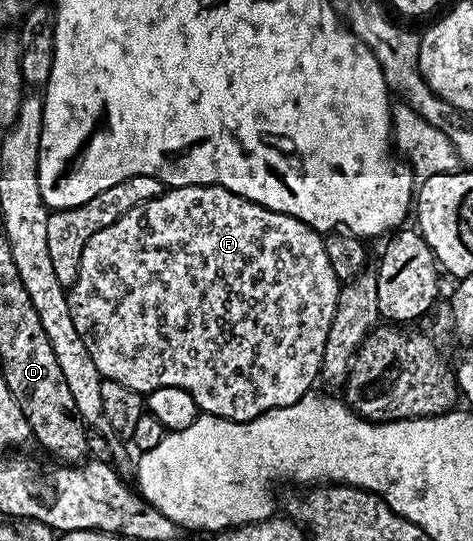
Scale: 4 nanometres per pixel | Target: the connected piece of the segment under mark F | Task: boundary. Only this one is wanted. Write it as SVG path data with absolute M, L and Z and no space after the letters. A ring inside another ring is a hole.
M174 186L165 189L164 193L158 195L157 198L142 204L138 208L130 208L130 212L126 212L126 216L114 220L114 224L110 224L110 228L102 228L102 232L94 232L94 236L90 236L90 240L86 240L86 248L82 248L82 260L78 268L78 276L67 291L67 298L74 327L78 330L78 336L86 344L86 352L90 352L90 360L94 360L94 364L98 364L98 372L101 378L118 384L126 384L126 388L137 390L141 396L147 396L151 390L157 390L158 388L182 388L186 392L190 392L190 396L194 396L197 411L213 414L219 418L228 418L232 422L249 422L251 418L265 414L267 410L286 408L290 404L294 404L301 396L309 393L315 387L312 385L315 382L317 384L318 379L321 377L320 365L322 364L323 348L326 346L326 336L329 335L330 322L334 320L335 306L338 304L341 287L342 283L338 280L338 276L334 276L334 268L330 268L330 259L326 256L321 231L311 230L306 224L302 224L302 220L298 220L294 216L274 212L262 204L246 200L221 186Z

